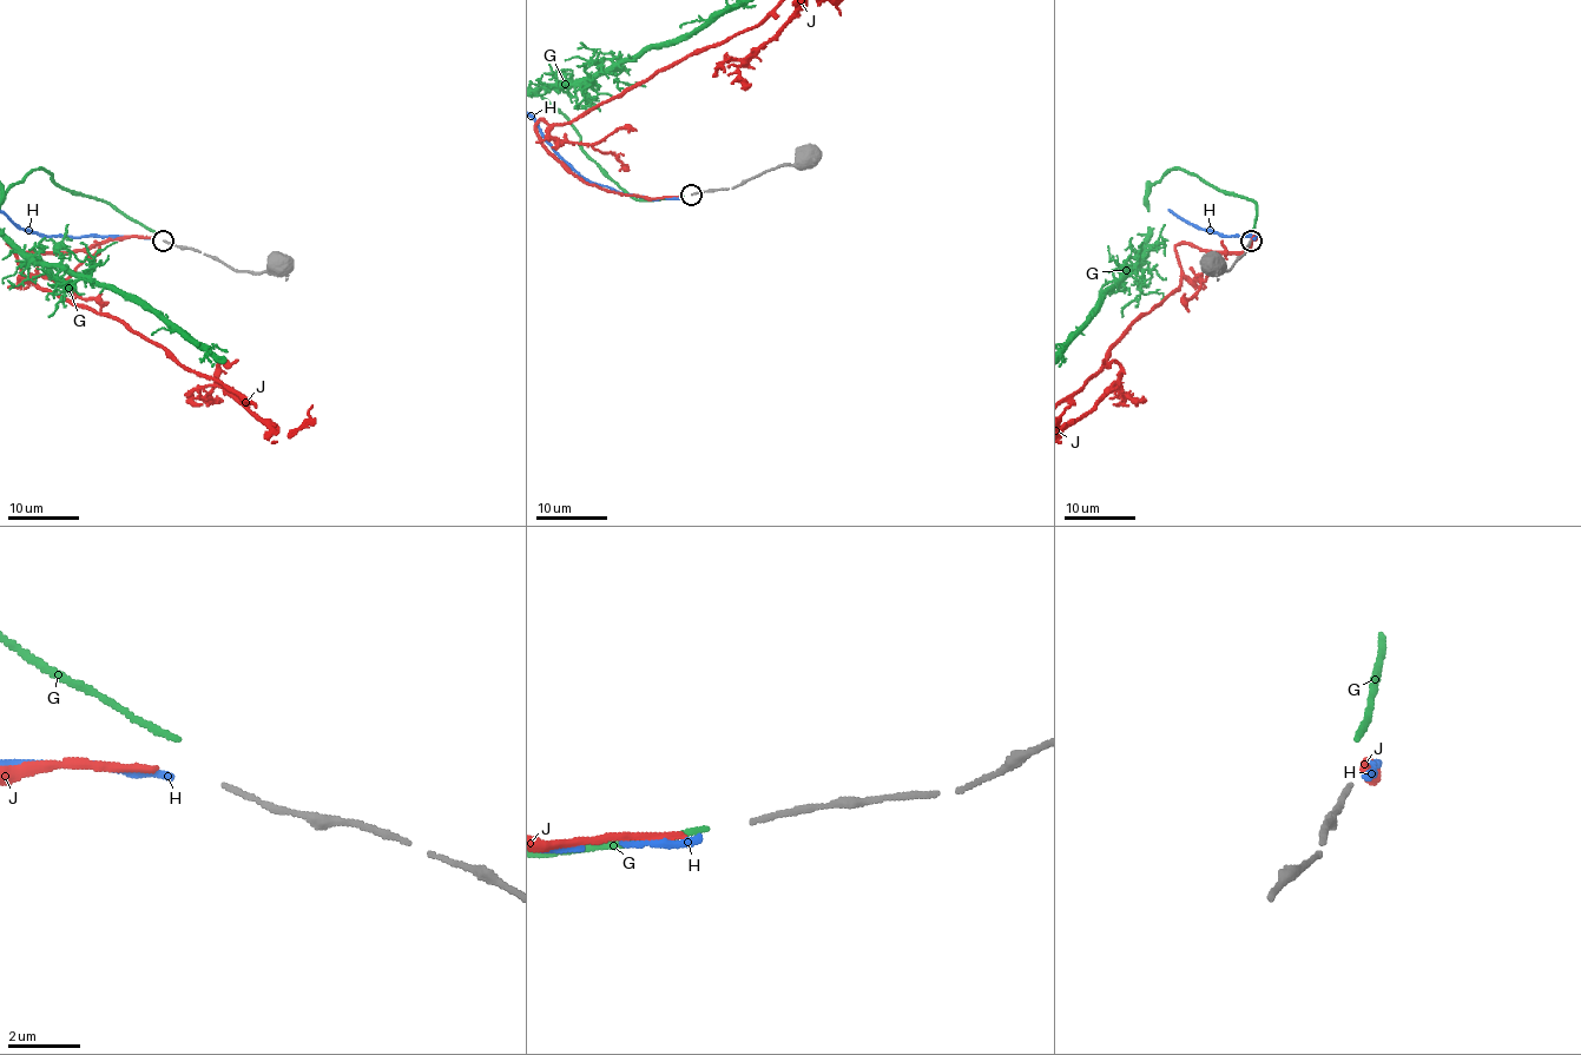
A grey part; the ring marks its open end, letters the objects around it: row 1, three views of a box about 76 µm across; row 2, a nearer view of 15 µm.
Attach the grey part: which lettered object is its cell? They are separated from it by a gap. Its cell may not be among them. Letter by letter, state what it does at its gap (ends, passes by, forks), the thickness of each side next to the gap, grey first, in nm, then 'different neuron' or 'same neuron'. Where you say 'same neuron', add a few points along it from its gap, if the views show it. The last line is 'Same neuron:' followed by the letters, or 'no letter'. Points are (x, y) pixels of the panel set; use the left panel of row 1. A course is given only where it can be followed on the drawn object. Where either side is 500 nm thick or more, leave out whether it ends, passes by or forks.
G: it ends; calibres 140 and 160 nm; different neuron
H: it ends; calibres 140 and 220 nm; same neuron
J: it ends; calibres 140 and 180 nm; different neuron
Same neuron: H

